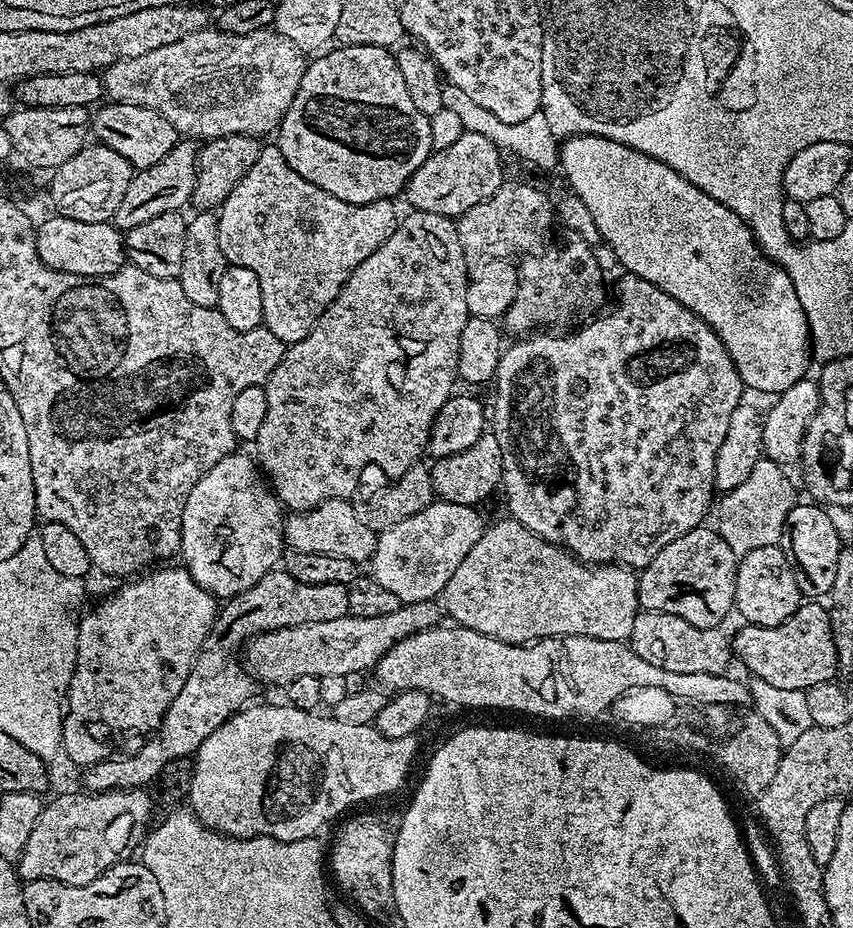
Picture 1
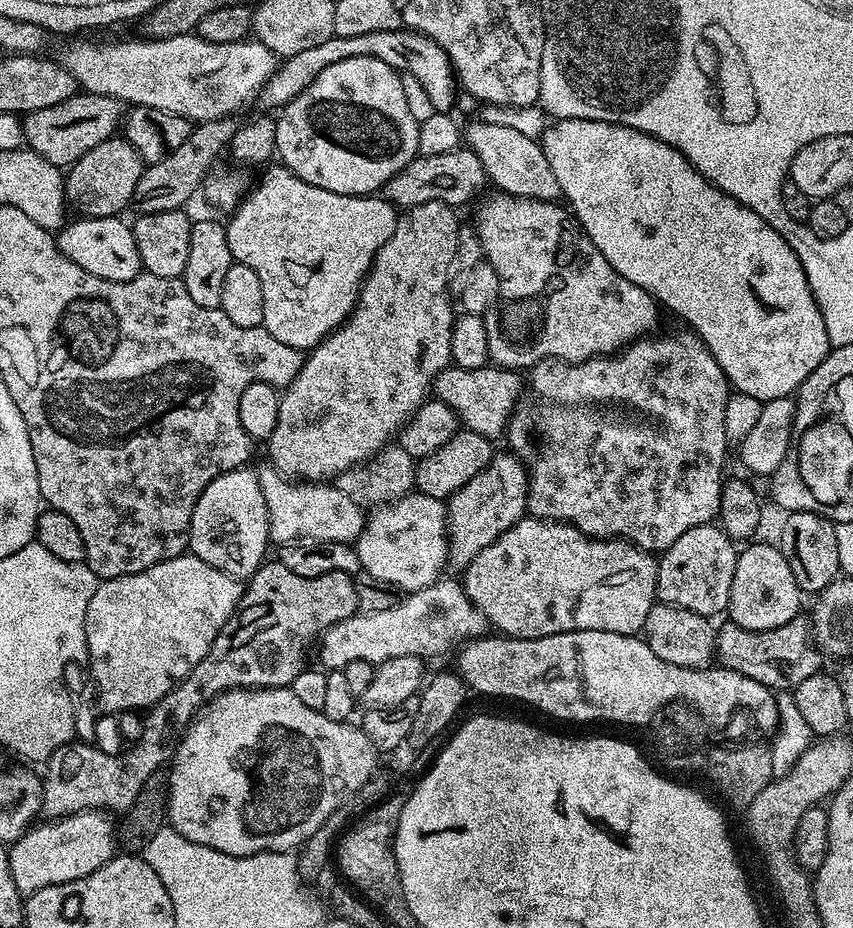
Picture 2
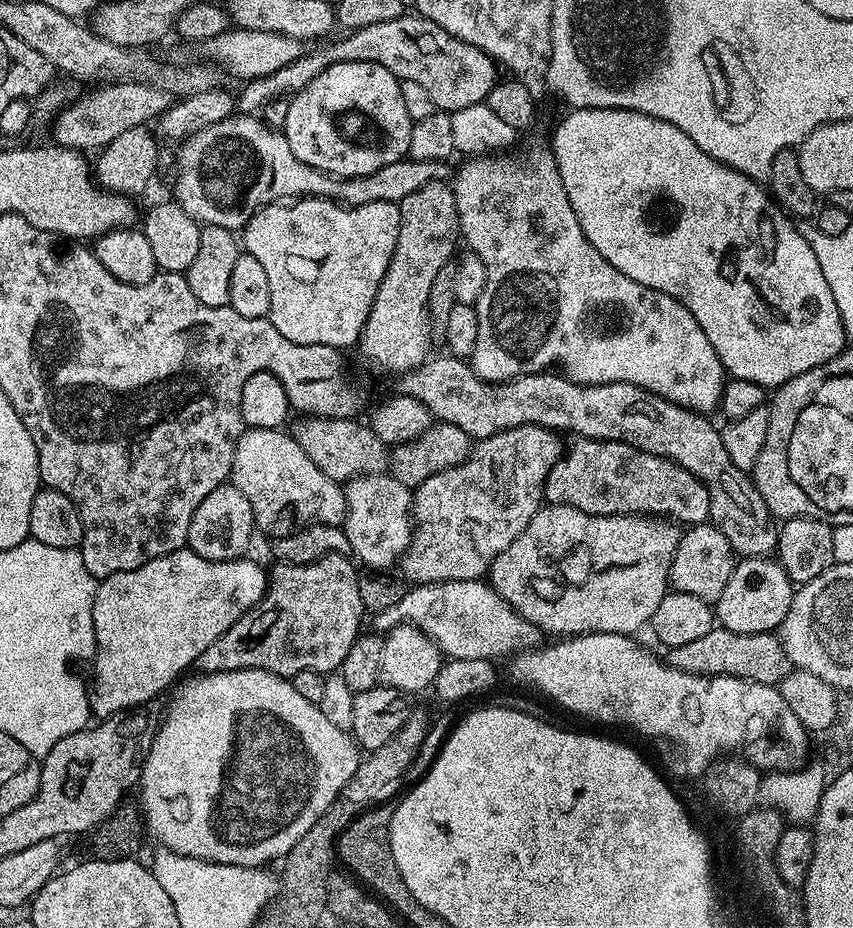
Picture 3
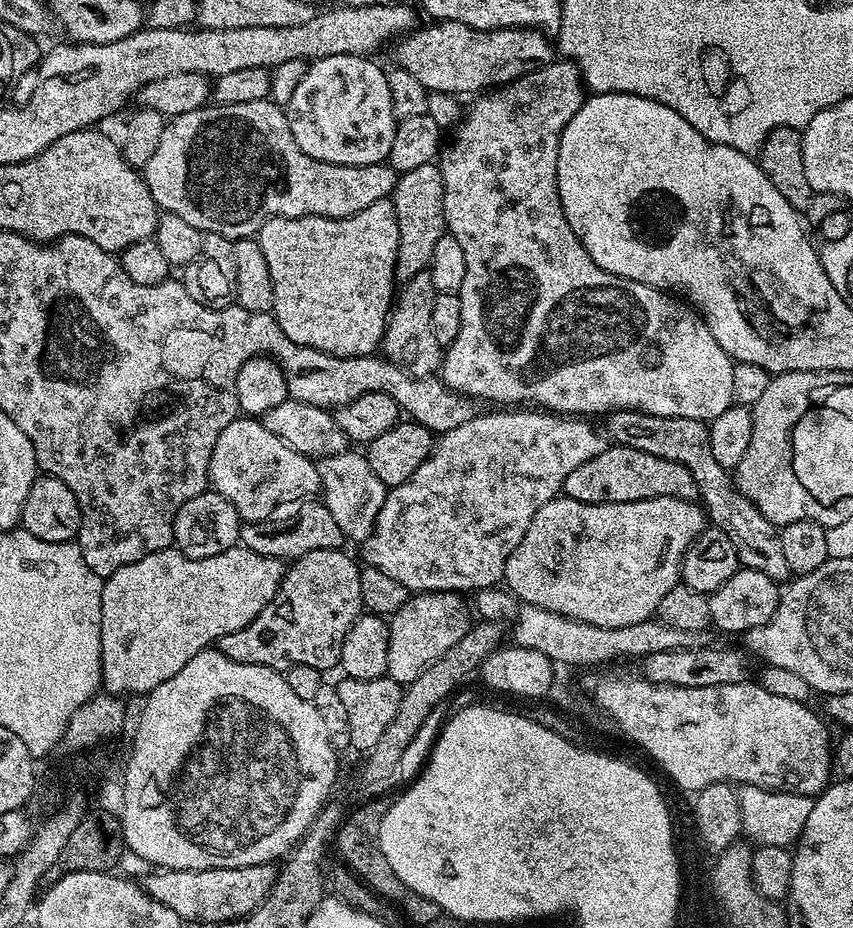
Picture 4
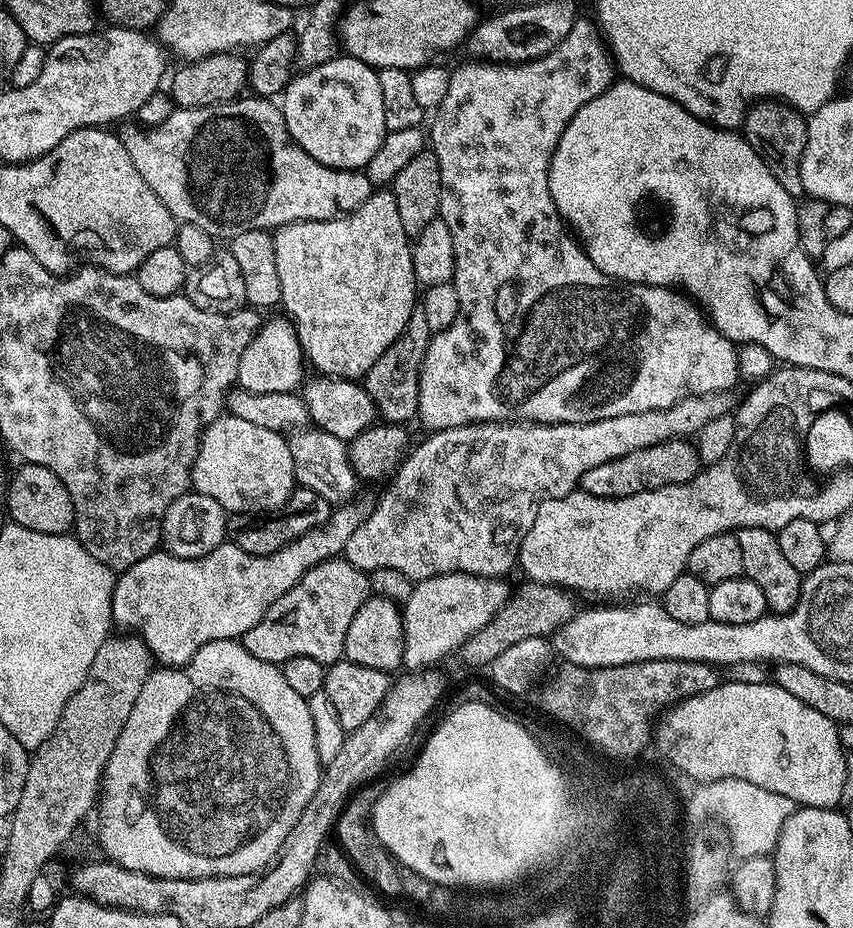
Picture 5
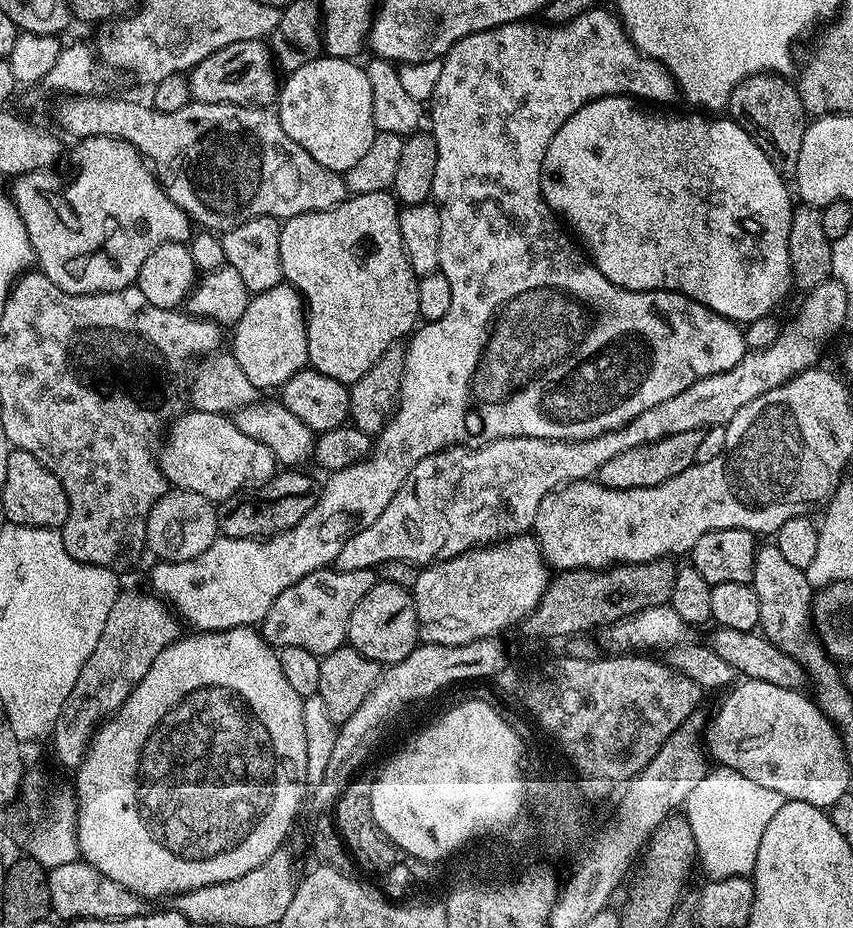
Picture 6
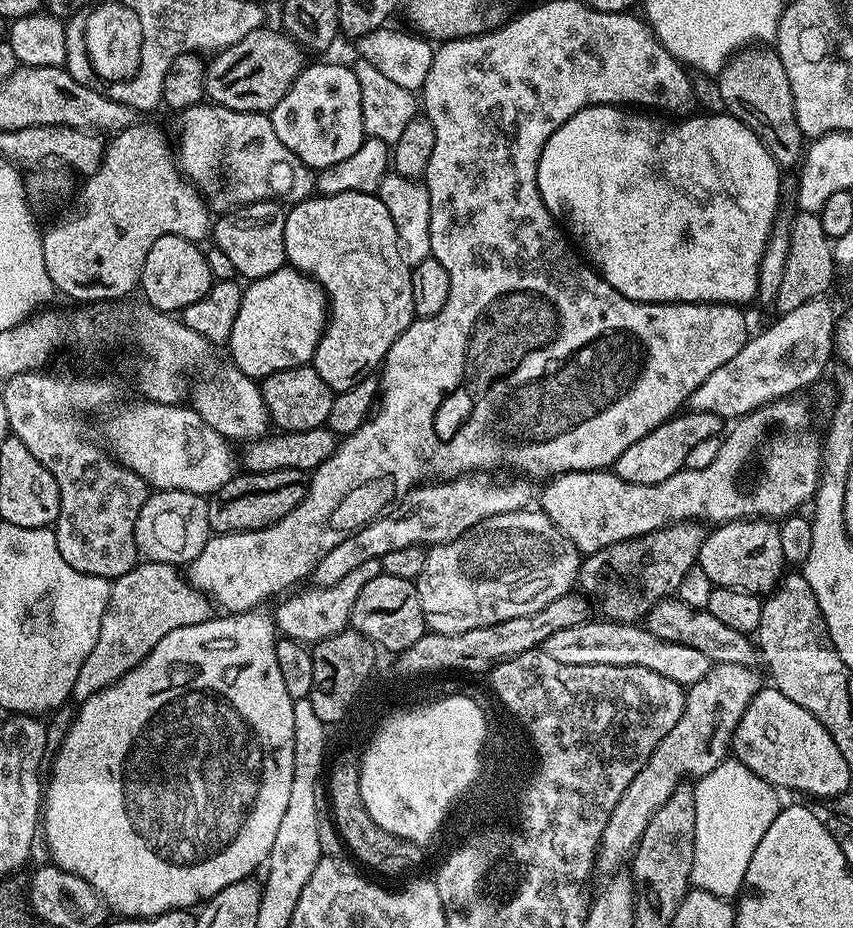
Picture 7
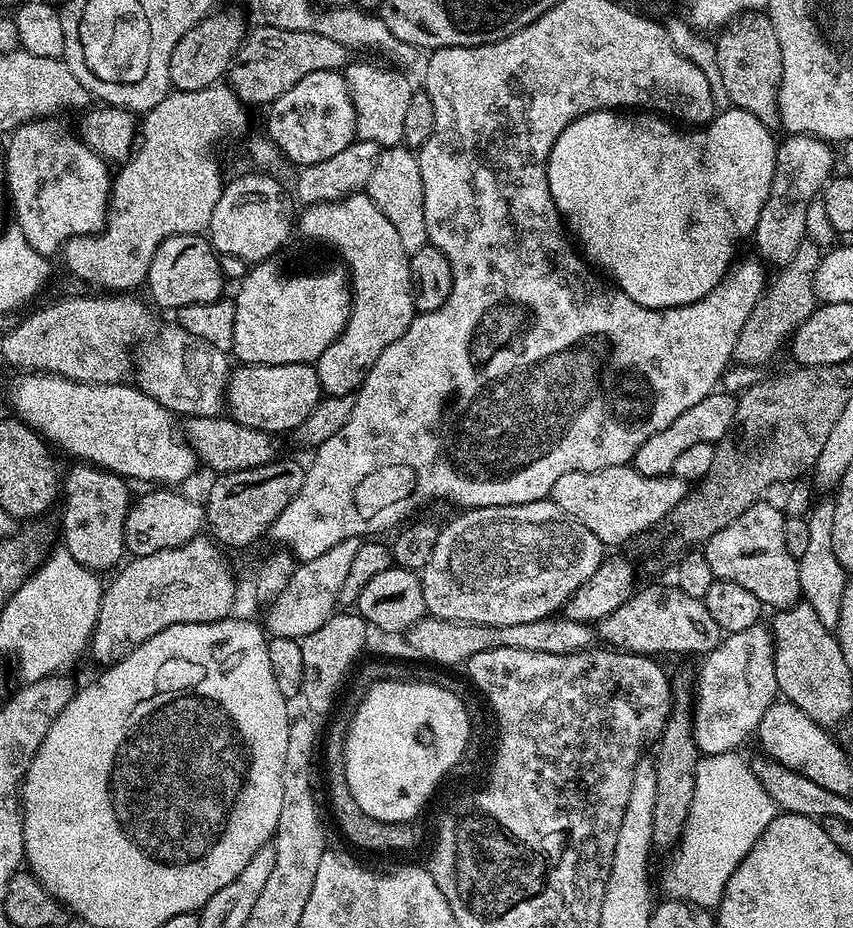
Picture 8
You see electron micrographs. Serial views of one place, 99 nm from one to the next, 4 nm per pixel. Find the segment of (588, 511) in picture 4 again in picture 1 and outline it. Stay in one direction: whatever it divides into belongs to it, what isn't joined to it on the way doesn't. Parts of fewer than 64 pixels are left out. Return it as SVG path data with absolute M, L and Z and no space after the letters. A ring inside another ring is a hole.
M505 518L497 524L489 523L485 527L482 538L470 549L470 554L462 558L462 563L458 565L458 570L450 574L450 582L446 582L442 593L442 608L445 613L453 616L455 623L462 628L469 628L478 634L486 634L495 640L501 640L507 644L531 644L537 640L544 640L546 637L556 636L586 636L598 638L600 641L618 641L623 643L627 641L633 632L634 618L640 611L639 600L637 598L637 586L639 579L637 575L624 565L598 564L589 565L577 559L572 553L566 551L563 547L550 543L549 540L543 540L538 534L534 534L526 526L522 526L517 520Z

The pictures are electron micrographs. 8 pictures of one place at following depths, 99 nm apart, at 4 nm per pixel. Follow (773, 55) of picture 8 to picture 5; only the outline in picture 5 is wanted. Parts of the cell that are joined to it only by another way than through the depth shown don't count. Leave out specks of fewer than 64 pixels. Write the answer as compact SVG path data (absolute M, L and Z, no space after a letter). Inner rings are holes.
M776 98L759 101L749 108L744 115L742 135L744 139L754 146L754 150L766 162L770 174L782 182L782 190L793 198L800 198L805 195L802 186L802 154L806 150L806 138L808 137L808 121L805 113L798 111L791 103L779 104Z

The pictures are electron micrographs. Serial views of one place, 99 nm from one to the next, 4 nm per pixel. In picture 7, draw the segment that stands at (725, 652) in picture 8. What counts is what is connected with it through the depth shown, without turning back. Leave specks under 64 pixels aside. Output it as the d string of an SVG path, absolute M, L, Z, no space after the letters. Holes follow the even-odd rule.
M713 664L706 678L694 682L684 693L684 709L682 718L658 742L654 754L638 770L634 782L626 786L626 794L618 798L618 806L610 814L610 822L606 830L602 830L600 844L596 848L597 873L616 874L625 867L636 844L646 830L648 820L674 794L674 790L685 778L699 778L710 774L714 766L718 766L729 755L732 746L732 735L746 714L746 706L750 706L753 698L760 693L762 681L758 673L748 664Z

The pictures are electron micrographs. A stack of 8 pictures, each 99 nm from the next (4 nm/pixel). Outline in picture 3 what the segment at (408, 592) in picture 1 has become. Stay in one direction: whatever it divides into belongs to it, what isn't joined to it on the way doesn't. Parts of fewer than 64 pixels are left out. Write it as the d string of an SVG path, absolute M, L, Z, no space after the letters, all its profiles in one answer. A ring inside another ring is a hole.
M381 474L355 476L353 480L343 485L343 490L348 512L344 516L342 527L352 547L351 555L361 565L364 563L365 569L391 569L404 555L412 540L414 531L413 489L395 480L391 474Z

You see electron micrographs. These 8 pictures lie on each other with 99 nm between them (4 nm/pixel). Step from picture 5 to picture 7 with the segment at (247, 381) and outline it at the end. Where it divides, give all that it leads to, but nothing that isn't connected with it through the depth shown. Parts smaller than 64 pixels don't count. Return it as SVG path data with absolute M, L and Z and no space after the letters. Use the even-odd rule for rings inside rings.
M285 266L274 270L274 274L266 274L266 278L251 281L247 287L243 289L242 306L238 306L238 318L234 318L234 330L230 330L226 345L227 351L232 351L231 363L242 370L242 374L253 378L311 365L312 355L326 323L326 297L320 285L311 276Z

